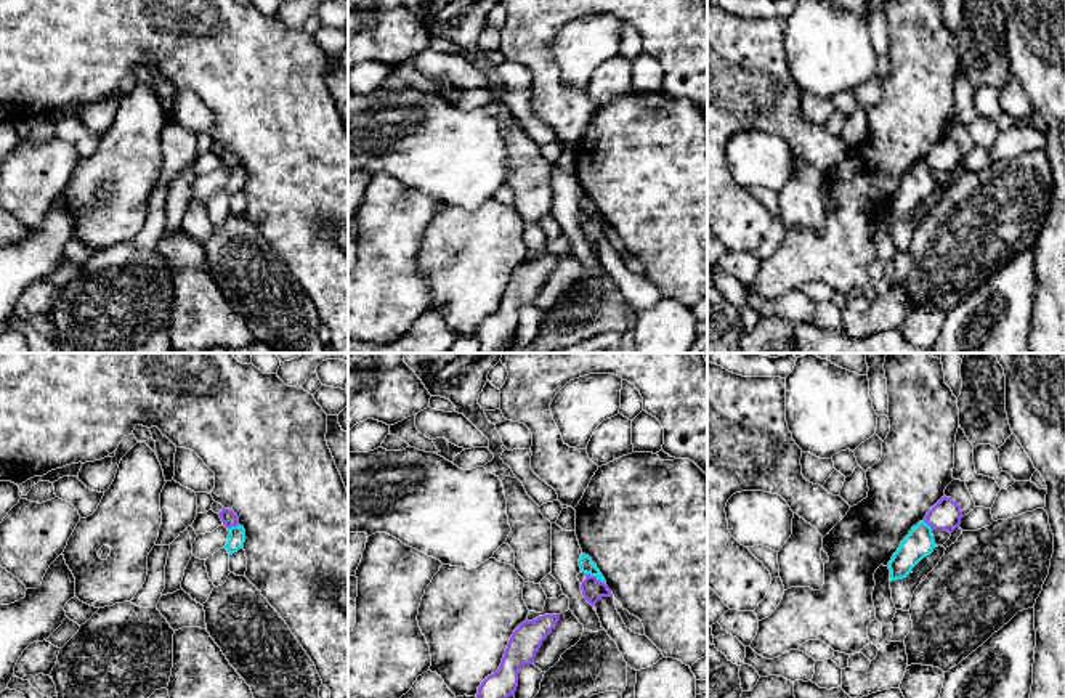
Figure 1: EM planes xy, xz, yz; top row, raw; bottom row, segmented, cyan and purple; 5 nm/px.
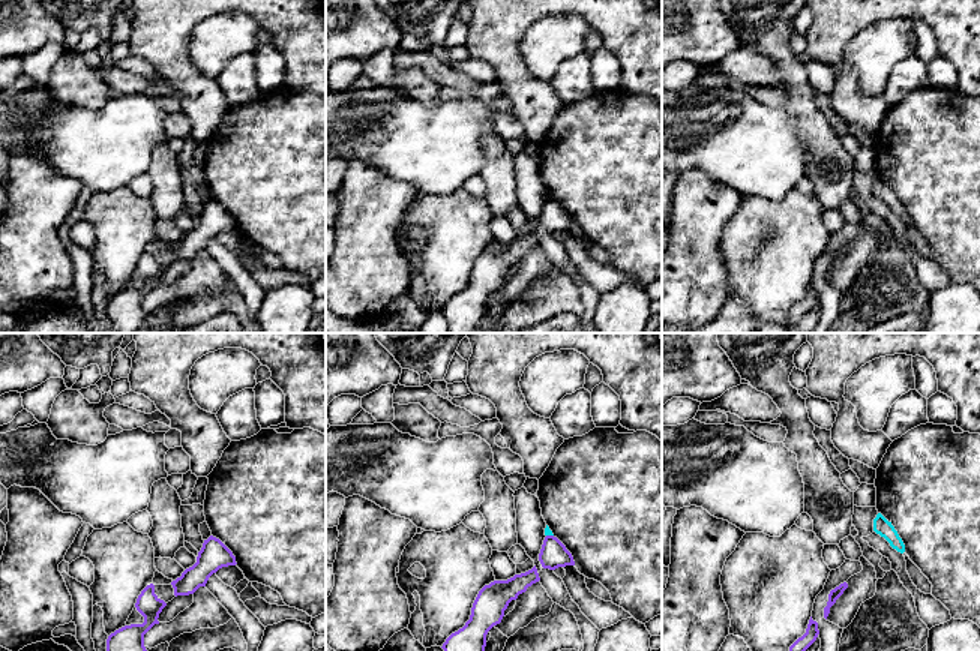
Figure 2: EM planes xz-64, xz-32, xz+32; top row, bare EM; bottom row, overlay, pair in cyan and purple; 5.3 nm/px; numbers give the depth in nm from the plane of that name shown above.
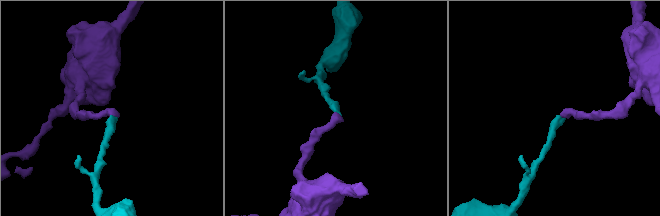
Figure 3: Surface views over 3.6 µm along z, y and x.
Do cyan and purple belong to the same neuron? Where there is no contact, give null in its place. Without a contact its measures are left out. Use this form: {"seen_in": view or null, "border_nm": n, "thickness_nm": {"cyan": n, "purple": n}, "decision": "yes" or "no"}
{"seen_in": "xz", "border_nm": 120, "thickness_nm": {"cyan": 70, "purple": 110}, "decision": "no"}

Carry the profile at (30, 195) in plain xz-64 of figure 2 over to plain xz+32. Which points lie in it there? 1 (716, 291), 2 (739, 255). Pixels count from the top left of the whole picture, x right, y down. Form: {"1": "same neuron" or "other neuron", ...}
{"1": "same neuron", "2": "other neuron"}

